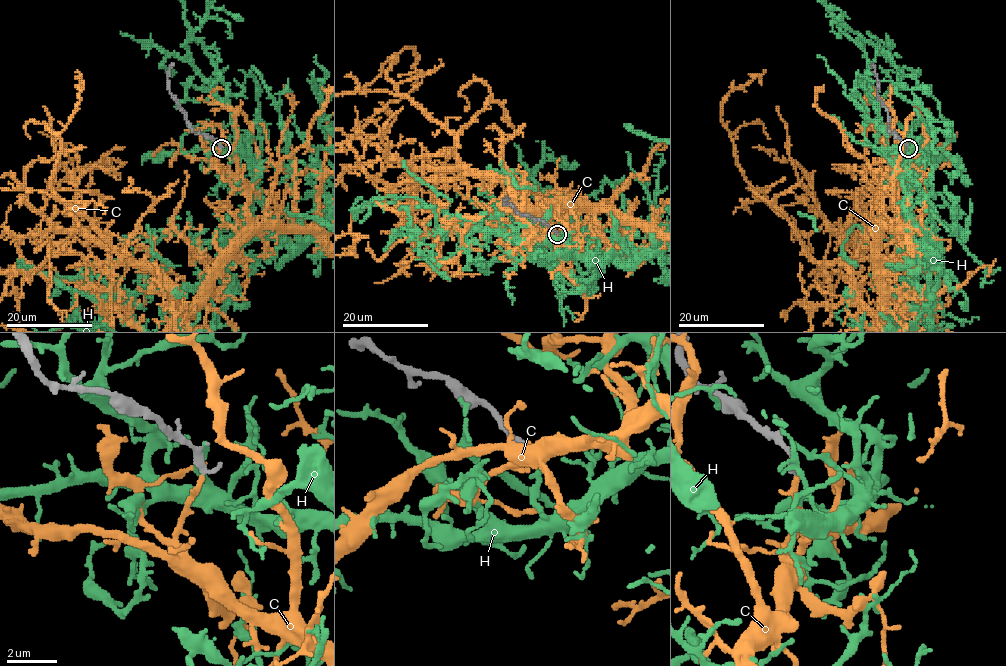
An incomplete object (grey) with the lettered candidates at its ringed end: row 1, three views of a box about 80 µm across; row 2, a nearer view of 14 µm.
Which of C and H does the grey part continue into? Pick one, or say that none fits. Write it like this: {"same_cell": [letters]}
{"same_cell": ["C"]}

